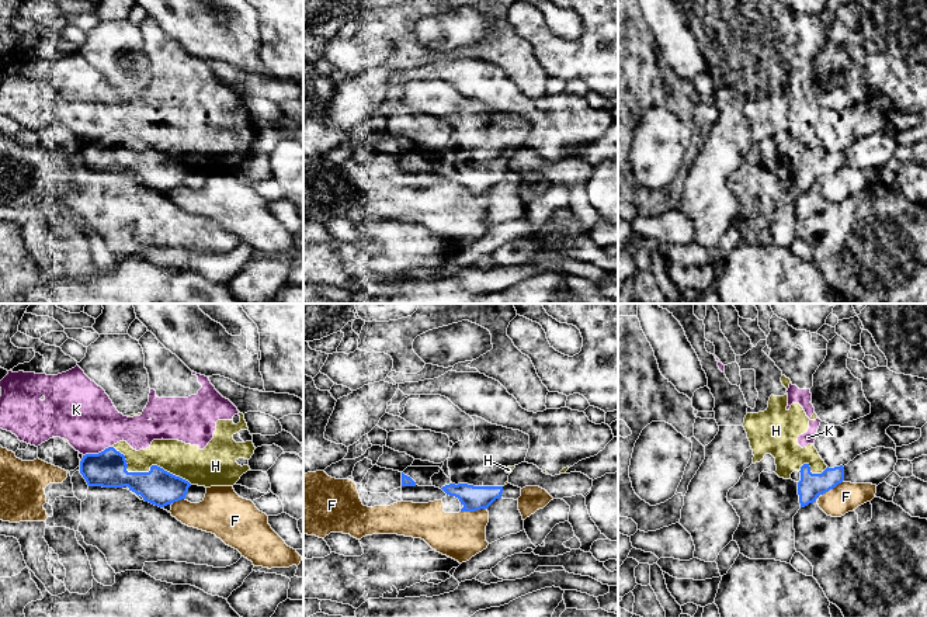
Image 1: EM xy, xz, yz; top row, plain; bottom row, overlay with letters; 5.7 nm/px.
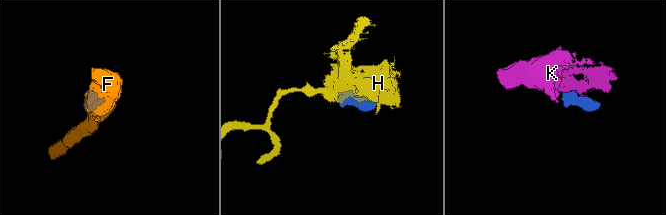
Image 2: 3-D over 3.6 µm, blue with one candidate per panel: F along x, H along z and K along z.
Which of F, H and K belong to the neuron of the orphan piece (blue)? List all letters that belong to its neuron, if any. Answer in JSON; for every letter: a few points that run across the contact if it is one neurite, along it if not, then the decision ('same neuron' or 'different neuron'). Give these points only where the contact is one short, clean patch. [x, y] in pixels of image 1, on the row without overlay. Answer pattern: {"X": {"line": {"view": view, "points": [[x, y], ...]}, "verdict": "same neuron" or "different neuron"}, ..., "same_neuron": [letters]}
{"F": {"verdict": "different neuron"}, "H": {"verdict": "different neuron"}, "K": {"verdict": "different neuron"}, "same_neuron": []}

